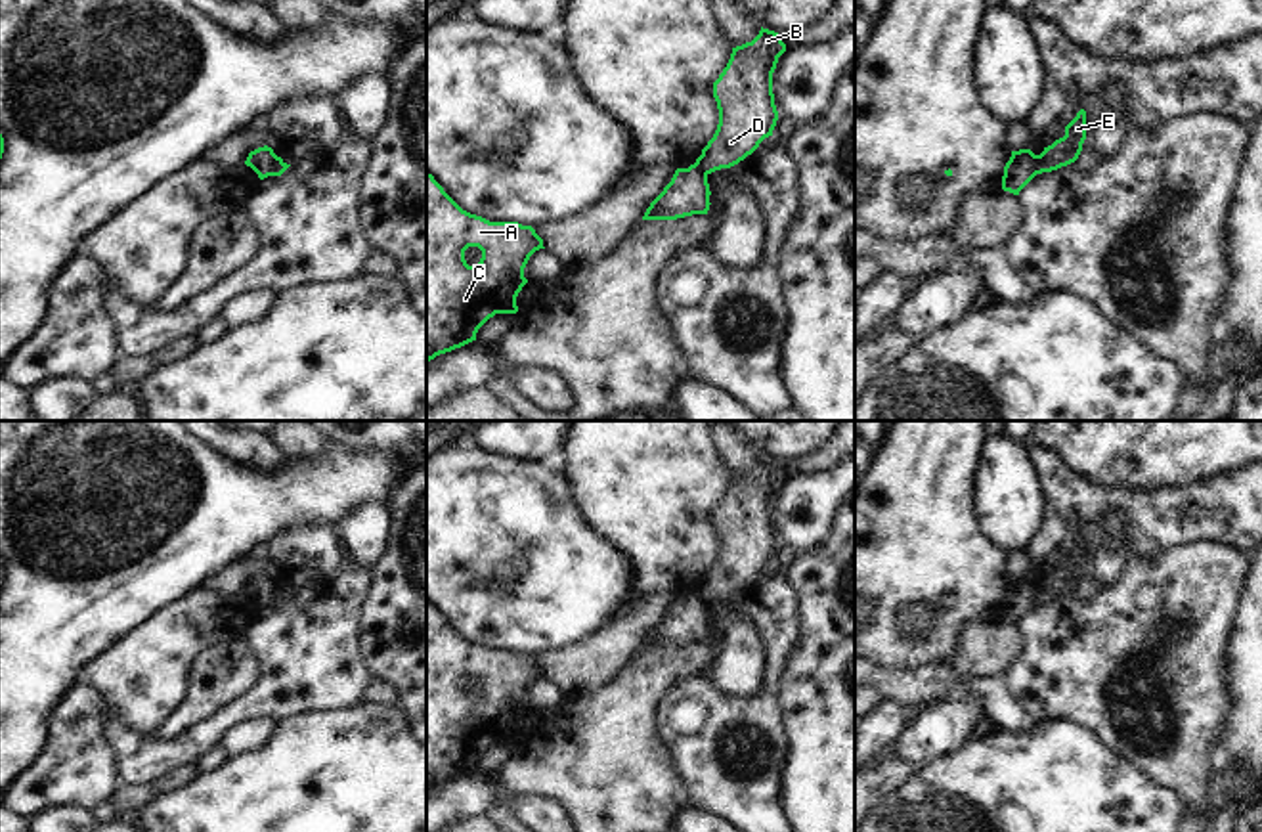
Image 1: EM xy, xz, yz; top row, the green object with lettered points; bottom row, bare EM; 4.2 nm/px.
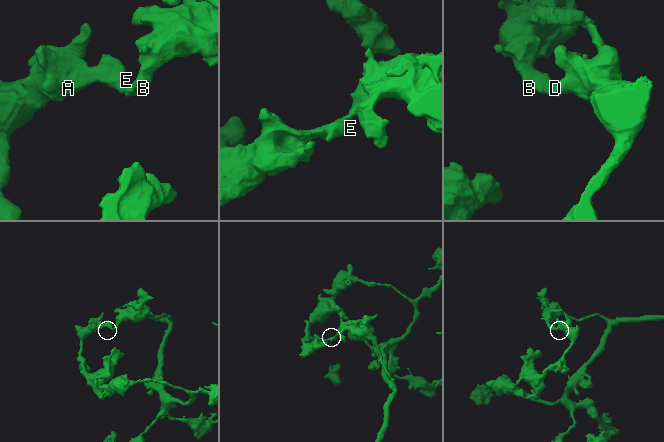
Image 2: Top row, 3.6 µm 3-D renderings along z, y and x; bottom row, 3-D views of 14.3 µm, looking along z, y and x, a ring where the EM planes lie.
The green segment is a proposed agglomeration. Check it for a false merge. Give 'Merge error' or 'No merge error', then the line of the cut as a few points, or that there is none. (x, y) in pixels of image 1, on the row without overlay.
Merge error. Split along yz (1033, 584), (1039, 601).

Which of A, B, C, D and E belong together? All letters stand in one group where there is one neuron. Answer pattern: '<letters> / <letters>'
A C E / B D

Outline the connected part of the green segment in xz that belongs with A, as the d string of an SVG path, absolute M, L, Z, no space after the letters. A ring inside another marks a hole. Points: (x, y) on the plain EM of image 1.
M426 601L426 790L476 769L478 757L495 742L516 742L516 725L528 712L524 696L530 685L539 677L545 677L543 668L532 654L490 650L463 639L434 604ZM468 675L482 679L482 687L476 694L468 694L465 689Z

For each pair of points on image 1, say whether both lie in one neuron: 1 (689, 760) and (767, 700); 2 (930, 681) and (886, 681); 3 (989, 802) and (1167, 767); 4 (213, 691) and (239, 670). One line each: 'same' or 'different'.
1: same
2: same
3: different
4: same

